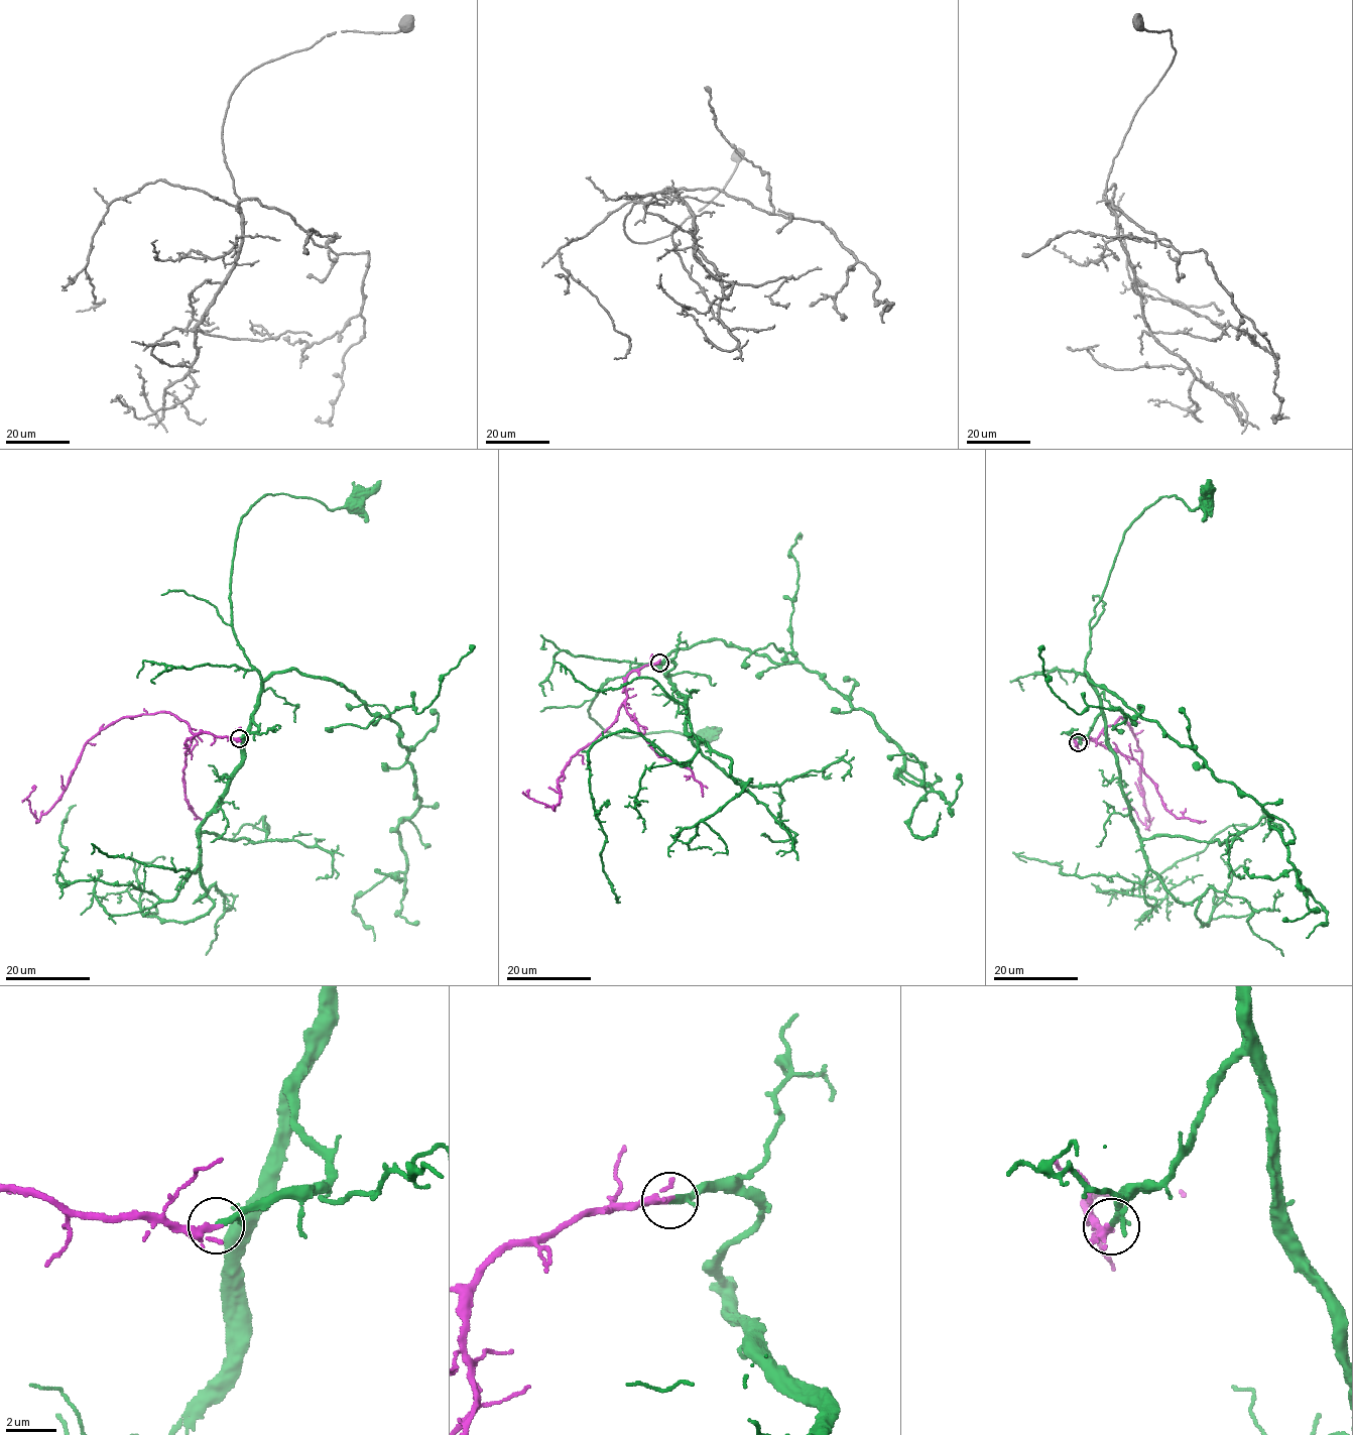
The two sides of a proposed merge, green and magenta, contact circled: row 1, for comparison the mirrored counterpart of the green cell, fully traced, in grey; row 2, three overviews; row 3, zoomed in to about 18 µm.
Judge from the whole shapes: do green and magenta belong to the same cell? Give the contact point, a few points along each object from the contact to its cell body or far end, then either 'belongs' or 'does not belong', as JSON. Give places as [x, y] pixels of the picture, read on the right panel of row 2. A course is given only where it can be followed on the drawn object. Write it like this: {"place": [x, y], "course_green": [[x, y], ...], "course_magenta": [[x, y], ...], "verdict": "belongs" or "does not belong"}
{"place": [1078, 742], "course_green": [[1078, 743], [1100, 712], [1084, 672], [1090, 621], [1124, 529], [1162, 497], [1177, 495], [1191, 510], [1207, 505]], "course_magenta": [[1078, 743], [1073, 742], [1076, 737], [1094, 740], [1120, 717], [1127, 722], [1141, 753], [1148, 827], [1126, 793]], "verdict": "belongs"}

